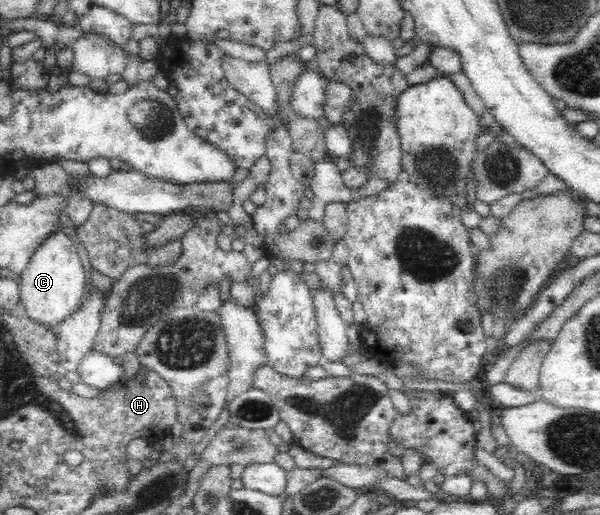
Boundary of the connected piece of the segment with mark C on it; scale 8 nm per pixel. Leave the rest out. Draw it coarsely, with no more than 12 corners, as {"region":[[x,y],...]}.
{"region":[[59,230],[18,283],[29,320],[53,329],[85,297],[77,248]]}

